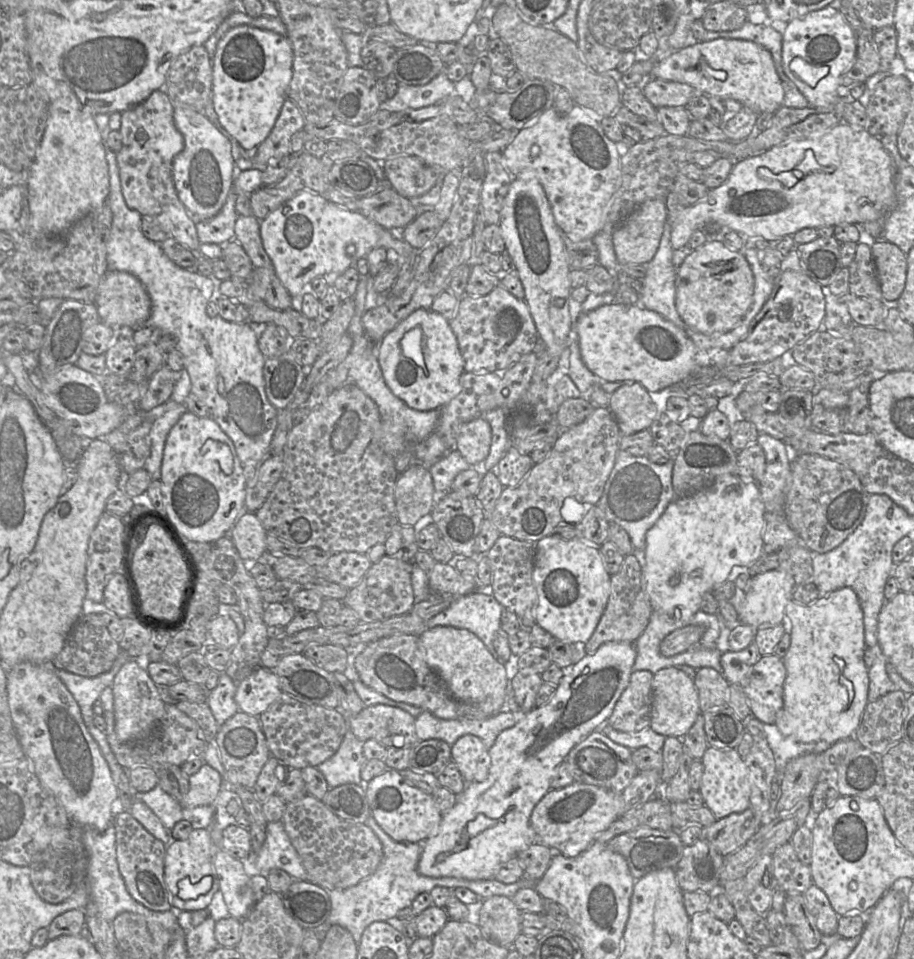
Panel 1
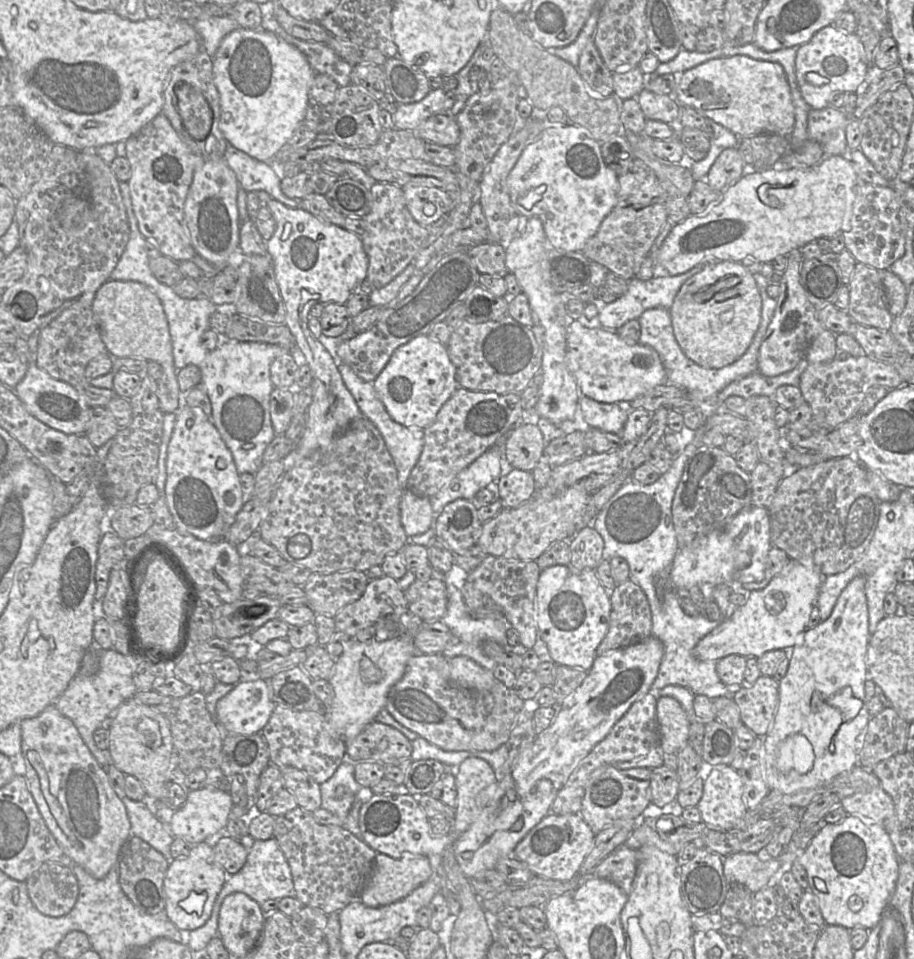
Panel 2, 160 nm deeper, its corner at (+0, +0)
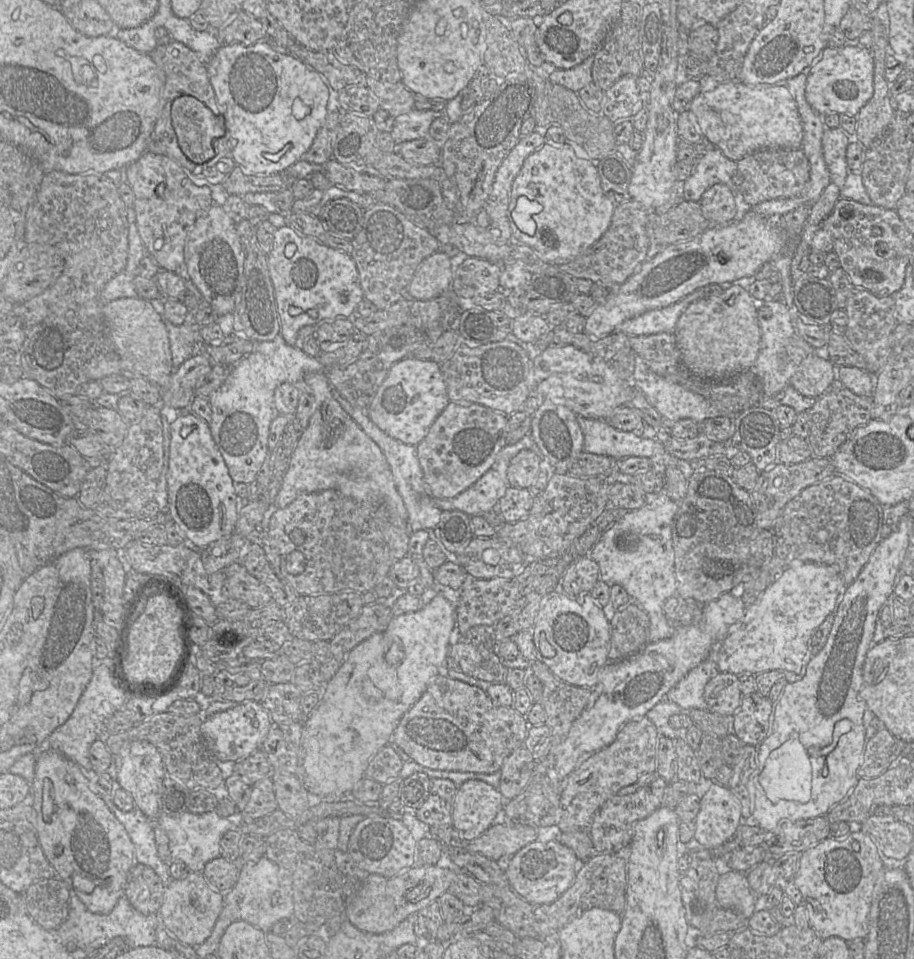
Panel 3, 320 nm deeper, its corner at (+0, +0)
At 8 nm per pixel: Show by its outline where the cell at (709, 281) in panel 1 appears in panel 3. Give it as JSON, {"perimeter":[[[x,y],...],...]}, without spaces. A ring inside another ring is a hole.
{"perimeter":[[[739,284],[727,285],[719,294],[697,300],[680,316],[673,332],[683,366],[693,375],[710,380],[729,379],[753,367],[760,348],[760,325],[756,300]]]}

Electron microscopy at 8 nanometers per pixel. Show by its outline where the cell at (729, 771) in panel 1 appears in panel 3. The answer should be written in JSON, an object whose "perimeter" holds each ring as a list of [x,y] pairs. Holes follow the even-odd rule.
{"perimeter":[[[709,782],[695,818],[694,840],[708,850],[719,850],[736,836],[742,822],[740,803],[729,787]]]}

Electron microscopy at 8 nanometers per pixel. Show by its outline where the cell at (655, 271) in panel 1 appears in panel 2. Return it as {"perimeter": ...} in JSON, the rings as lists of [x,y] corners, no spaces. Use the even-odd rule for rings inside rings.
{"perimeter":[[[761,273],[754,275],[762,302],[761,321],[759,328],[745,354],[734,363],[720,369],[702,367],[690,360],[678,345],[672,328],[670,310],[664,308],[652,308],[646,310],[639,318],[640,338],[639,342],[653,348],[659,355],[666,370],[666,382],[682,389],[694,402],[706,402],[715,397],[720,391],[735,380],[741,379],[758,372],[759,347],[765,332],[775,312],[777,300],[771,298],[768,293],[767,278]]]}

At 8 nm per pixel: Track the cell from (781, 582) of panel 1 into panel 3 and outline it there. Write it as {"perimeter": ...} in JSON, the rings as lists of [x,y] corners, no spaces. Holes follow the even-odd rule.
{"perimeter":[[[811,562],[793,563],[764,591],[757,601],[748,606],[744,617],[733,624],[725,637],[713,645],[713,662],[719,671],[740,676],[780,670],[800,674],[808,643],[814,631],[835,612],[846,589],[839,572],[828,565]]]}

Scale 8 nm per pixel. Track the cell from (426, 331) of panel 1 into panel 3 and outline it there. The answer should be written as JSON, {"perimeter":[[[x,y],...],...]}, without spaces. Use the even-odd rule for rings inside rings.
{"perimeter":[[[409,356],[391,367],[370,405],[368,415],[389,436],[417,447],[449,402],[440,365],[432,359]]]}

